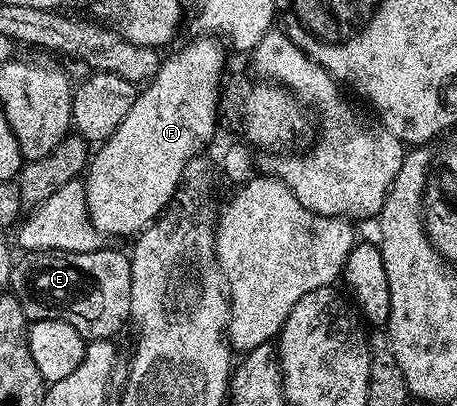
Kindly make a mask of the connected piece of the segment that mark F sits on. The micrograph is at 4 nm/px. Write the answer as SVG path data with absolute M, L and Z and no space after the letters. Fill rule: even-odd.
M197 37L201 39L193 39L186 47L178 49L174 55L166 54L161 61L161 68L158 69L153 78L144 84L137 92L137 100L135 105L131 105L131 110L127 112L127 117L123 117L123 121L119 125L119 129L115 129L115 133L111 133L111 137L107 137L104 143L100 144L92 152L91 158L87 164L87 170L83 175L85 184L85 200L87 201L87 209L89 210L89 220L95 225L95 229L100 231L102 236L109 235L130 235L136 236L145 230L154 219L160 216L161 212L173 202L181 185L181 180L185 177L185 171L189 168L192 159L198 158L202 154L201 151L213 139L213 134L217 131L217 115L219 119L219 108L223 103L223 83L221 87L221 74L225 71L225 51L227 47L220 38L217 37Z

